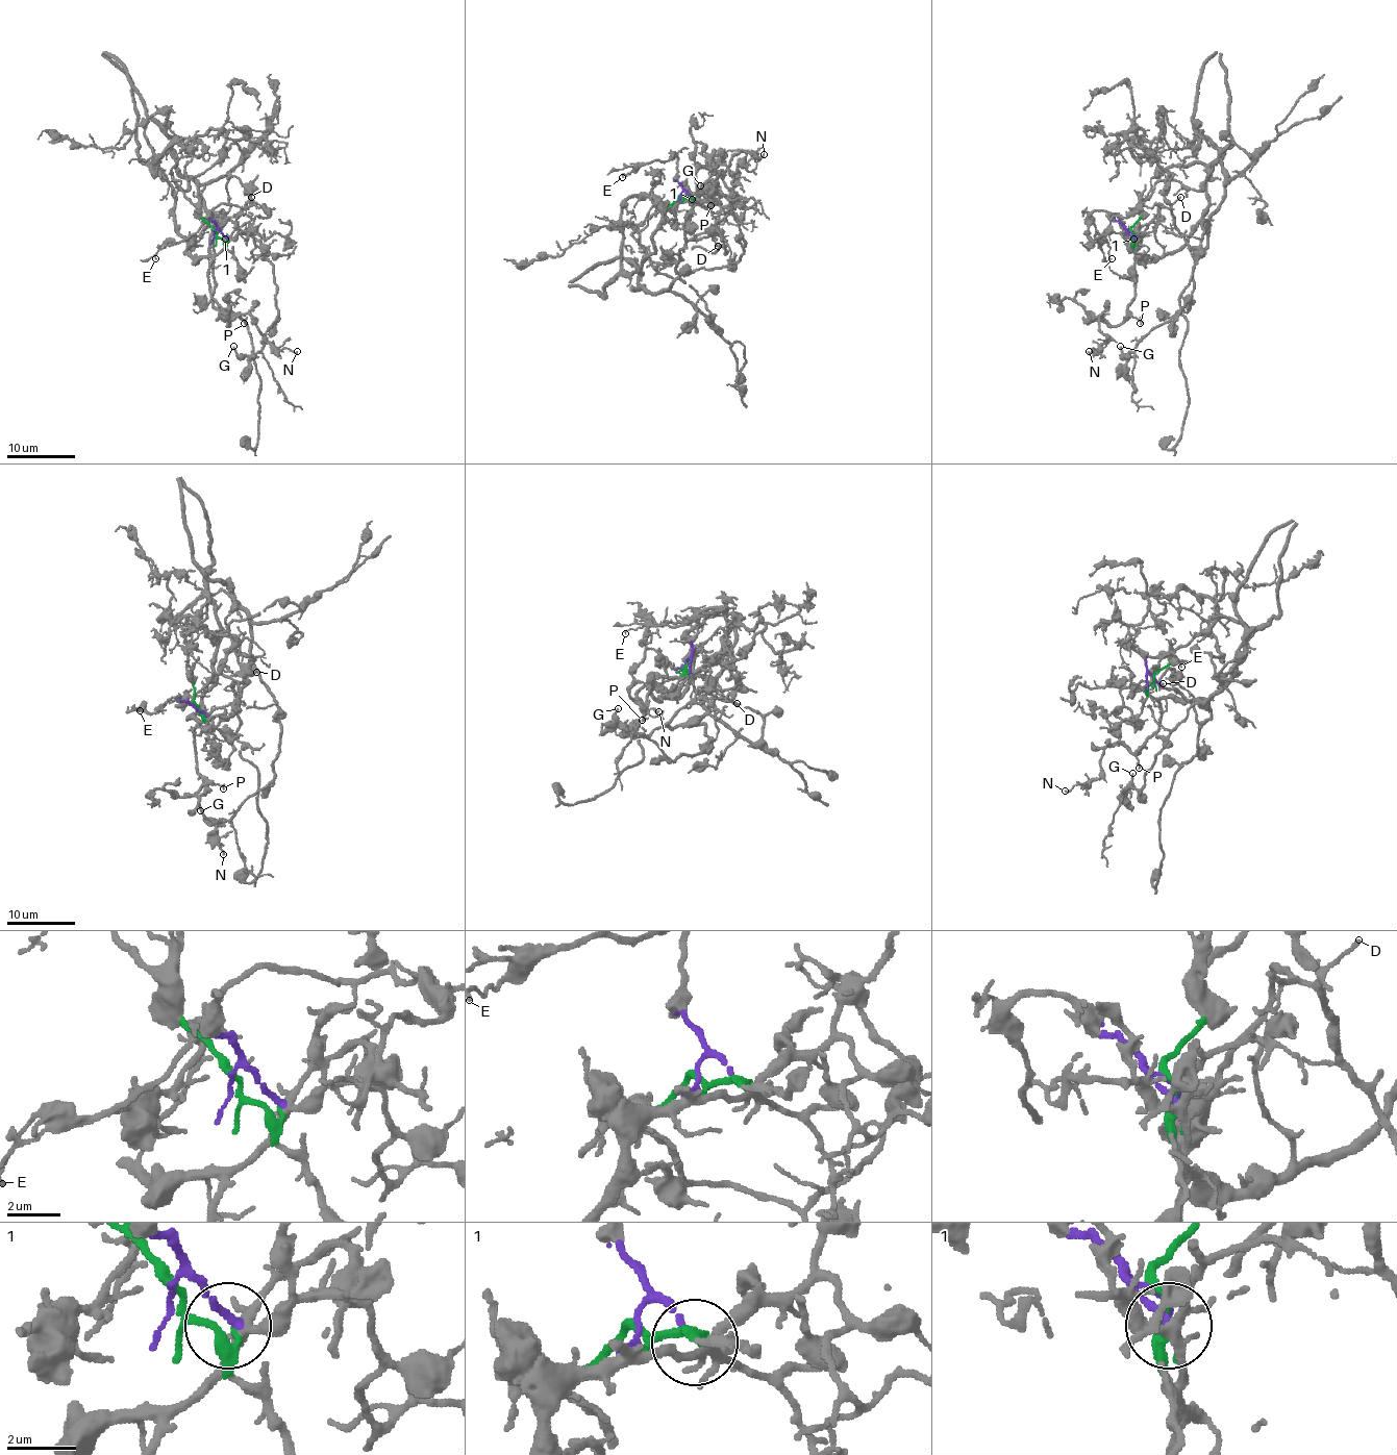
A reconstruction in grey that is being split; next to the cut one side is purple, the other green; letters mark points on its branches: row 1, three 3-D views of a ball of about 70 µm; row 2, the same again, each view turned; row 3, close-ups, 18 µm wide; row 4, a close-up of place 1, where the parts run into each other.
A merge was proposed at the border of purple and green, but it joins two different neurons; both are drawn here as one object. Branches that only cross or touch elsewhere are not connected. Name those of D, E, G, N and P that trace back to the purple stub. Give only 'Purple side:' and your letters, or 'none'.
Purple side: E, N, P

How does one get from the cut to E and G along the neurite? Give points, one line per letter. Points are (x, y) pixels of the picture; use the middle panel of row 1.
E: (680, 196), (682, 187), (677, 180), (675, 156), (653, 160), (626, 175), (623, 174), (623, 177)
G: (680, 196), (648, 218), (640, 245), (706, 317), (666, 290), (731, 266), (744, 239), (731, 204), (699, 185)

